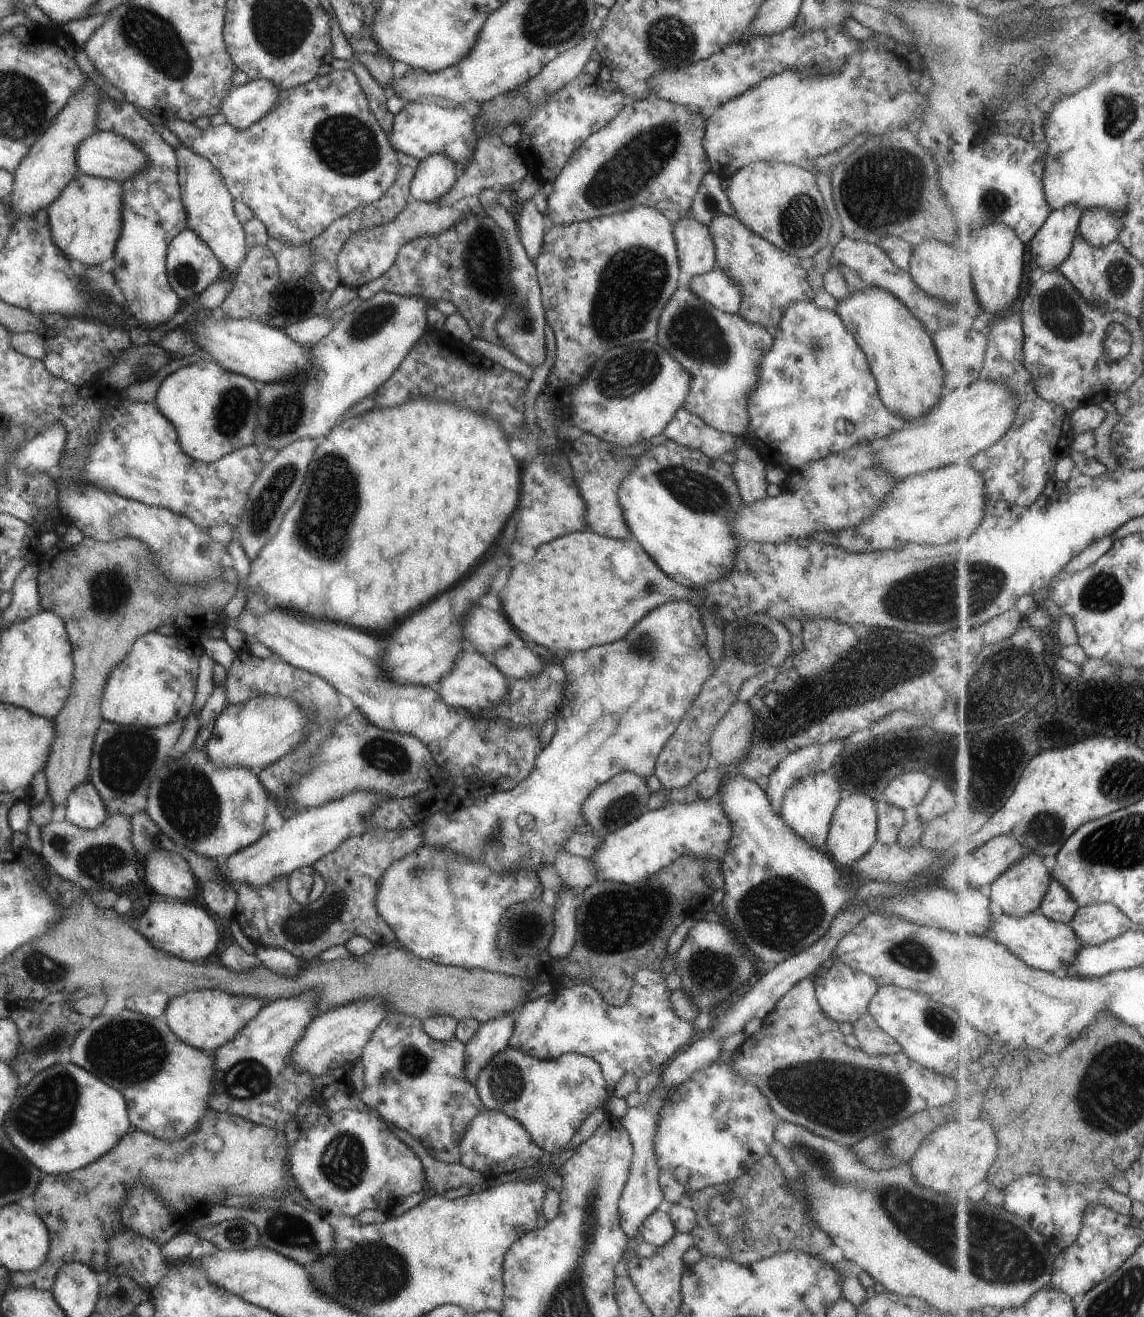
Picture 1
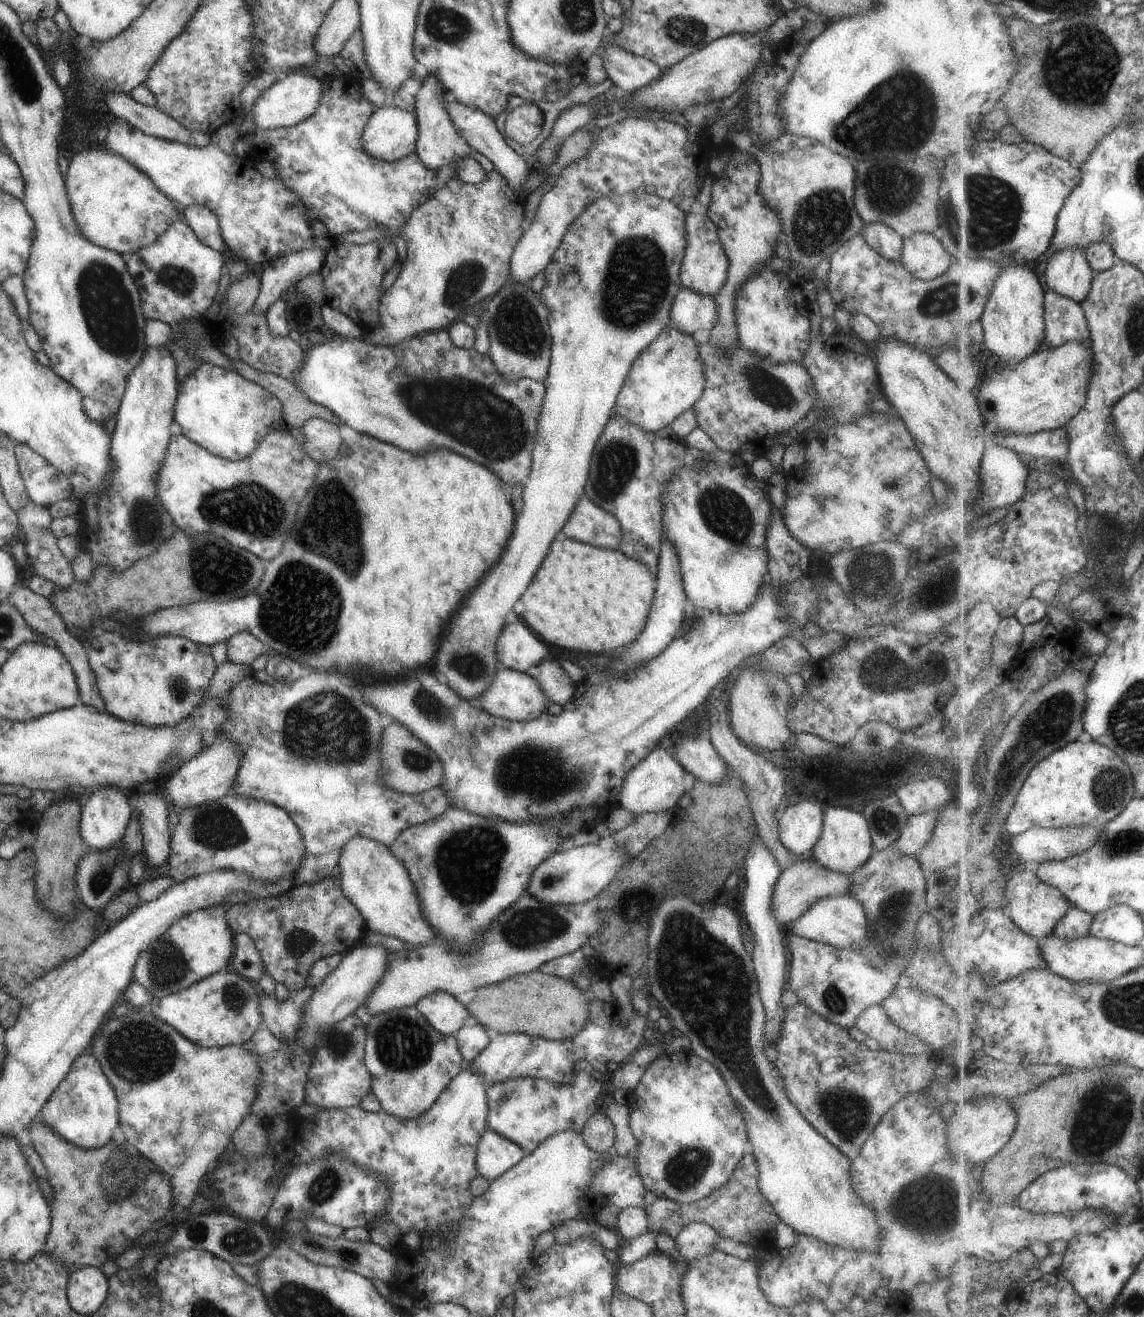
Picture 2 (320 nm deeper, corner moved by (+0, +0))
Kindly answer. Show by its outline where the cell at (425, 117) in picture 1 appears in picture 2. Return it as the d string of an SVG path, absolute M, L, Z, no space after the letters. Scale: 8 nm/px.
M393 106L376 108L361 133L362 149L385 162L398 161L414 152L417 121L413 110Z

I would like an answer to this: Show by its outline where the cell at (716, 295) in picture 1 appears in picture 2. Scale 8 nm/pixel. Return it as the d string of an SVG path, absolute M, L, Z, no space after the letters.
M680 287L673 297L669 322L679 332L691 335L697 330L710 330L716 319L714 298Z

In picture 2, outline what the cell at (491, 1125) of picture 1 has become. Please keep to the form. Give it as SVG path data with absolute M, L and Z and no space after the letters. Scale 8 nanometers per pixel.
M486 1128L476 1144L474 1165L479 1177L492 1181L527 1153L524 1148Z

